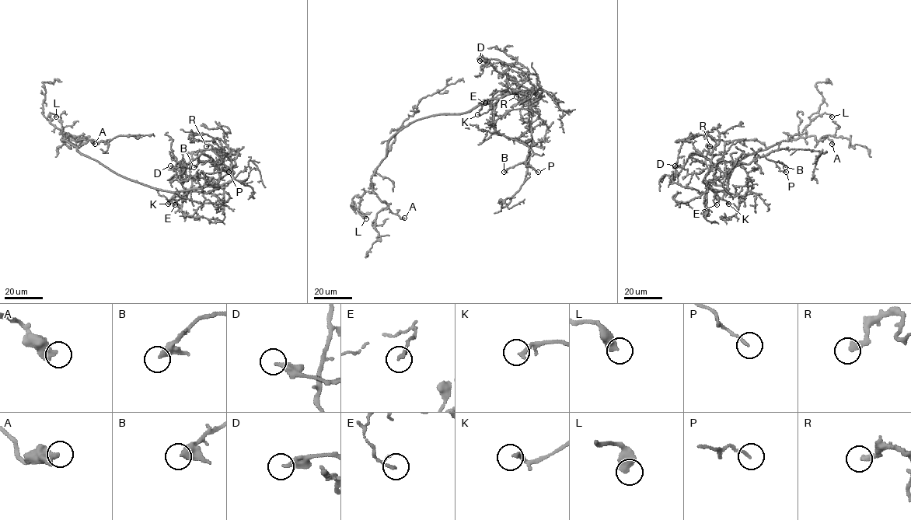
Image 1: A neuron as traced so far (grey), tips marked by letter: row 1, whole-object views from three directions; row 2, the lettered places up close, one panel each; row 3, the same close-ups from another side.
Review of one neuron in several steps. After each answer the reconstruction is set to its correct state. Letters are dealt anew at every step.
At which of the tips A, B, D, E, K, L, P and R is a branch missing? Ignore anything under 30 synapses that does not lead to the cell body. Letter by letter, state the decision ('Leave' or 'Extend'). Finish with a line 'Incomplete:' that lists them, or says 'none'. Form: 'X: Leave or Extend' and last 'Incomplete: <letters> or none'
A: Leave
B: Leave
D: Leave
E: Leave
K: Leave
L: Leave
P: Leave
R: Leave
Incomplete: none

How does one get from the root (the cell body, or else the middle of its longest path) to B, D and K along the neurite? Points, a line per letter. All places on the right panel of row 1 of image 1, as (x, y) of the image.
B: (728, 185), (718, 192), (706, 186), (735, 165), (749, 164), (757, 157), (764, 156), (785, 167)
D: (728, 185), (718, 192), (706, 186), (724, 173), (699, 155), (691, 154), (682, 166), (675, 165)
K: (728, 185), (722, 190), (713, 190), (728, 204)

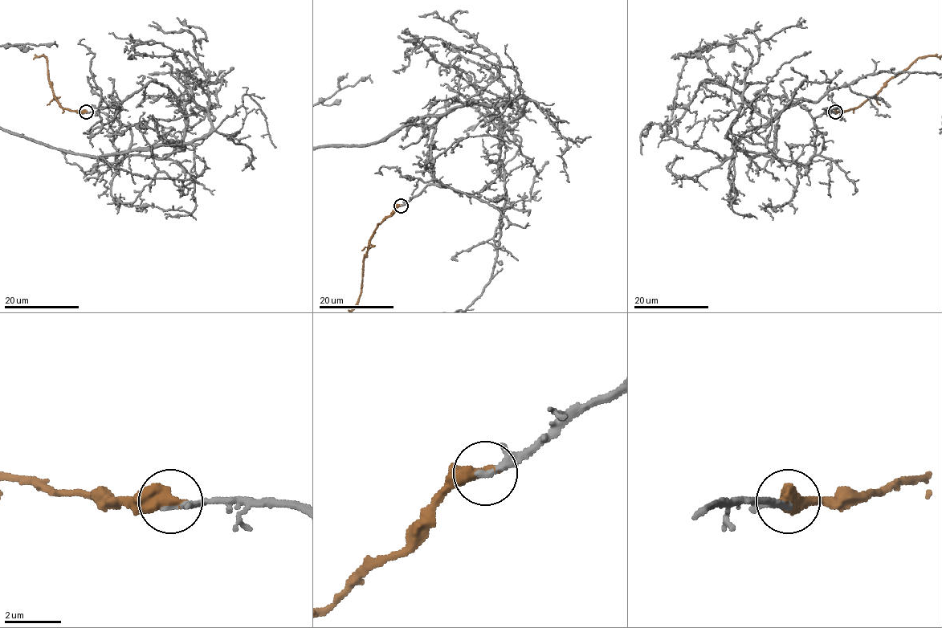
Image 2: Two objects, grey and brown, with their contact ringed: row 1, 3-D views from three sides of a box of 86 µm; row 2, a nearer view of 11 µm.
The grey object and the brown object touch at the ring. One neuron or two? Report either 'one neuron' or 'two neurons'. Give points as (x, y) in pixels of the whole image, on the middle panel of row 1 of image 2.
one neuron

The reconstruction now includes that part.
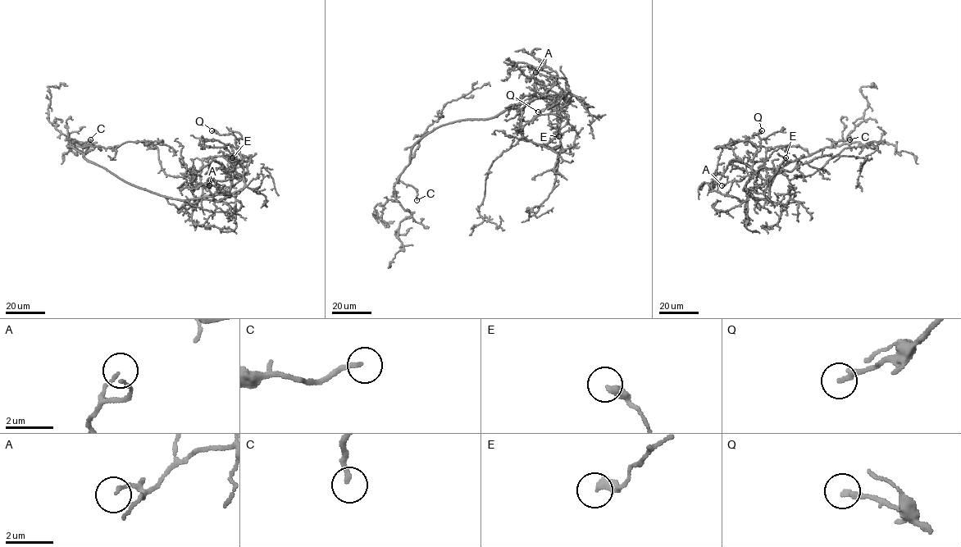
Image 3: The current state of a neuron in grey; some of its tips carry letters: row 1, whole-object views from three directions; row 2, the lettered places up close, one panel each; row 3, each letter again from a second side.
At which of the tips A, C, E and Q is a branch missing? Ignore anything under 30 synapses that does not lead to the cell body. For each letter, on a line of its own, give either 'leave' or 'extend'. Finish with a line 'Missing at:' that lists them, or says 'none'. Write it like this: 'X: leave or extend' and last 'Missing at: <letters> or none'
A: leave
C: leave
E: leave
Q: extend
Missing at: Q

